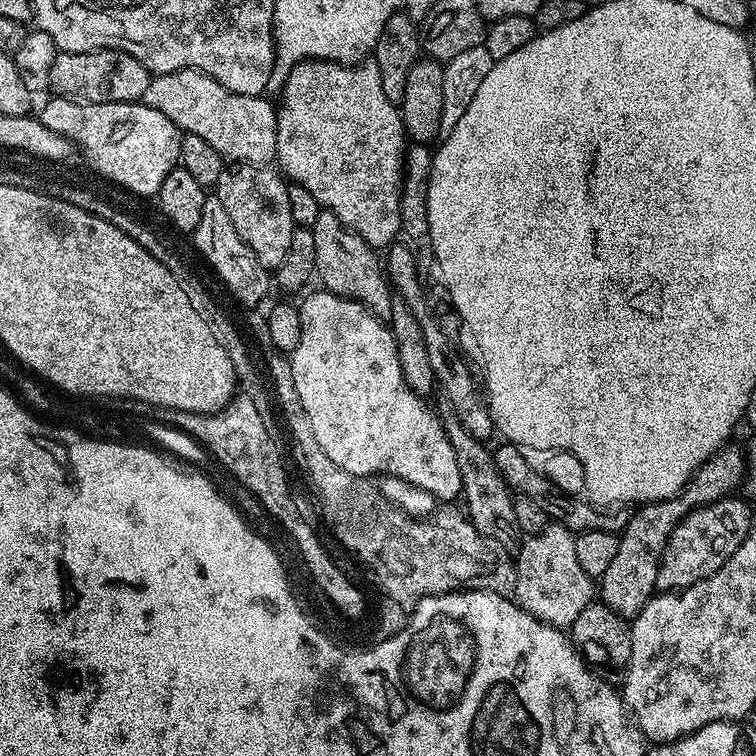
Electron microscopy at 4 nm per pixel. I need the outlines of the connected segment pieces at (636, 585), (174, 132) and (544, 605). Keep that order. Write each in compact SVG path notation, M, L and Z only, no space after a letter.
M725 446L714 453L698 471L689 478L687 486L677 496L669 500L659 500L653 504L639 505L629 515L624 531L619 533L618 554L610 561L606 574L598 577L599 599L614 614L634 618L657 595L656 579L666 542L678 522L686 518L695 508L703 504L713 504L733 495L745 483L746 452L743 447Z
M53 95L38 112L42 126L54 130L71 140L77 149L84 151L88 164L112 184L133 192L136 196L155 197L166 174L180 163L181 130L162 114L143 102L102 102L85 104Z
M549 522L538 534L527 537L514 556L517 572L515 601L534 618L561 630L571 629L574 618L594 600L594 580L582 570L574 551L576 536L567 523Z

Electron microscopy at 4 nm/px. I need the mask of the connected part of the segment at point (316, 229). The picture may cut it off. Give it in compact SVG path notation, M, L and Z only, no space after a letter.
M322 210L318 222L312 227L316 251L316 276L327 291L365 304L375 316L391 317L394 289L382 267L377 249L370 247L360 235L350 230L338 218L338 214Z

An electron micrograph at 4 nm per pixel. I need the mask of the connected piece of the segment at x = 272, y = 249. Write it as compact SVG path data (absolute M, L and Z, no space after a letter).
M237 164L225 167L222 178L218 178L214 194L226 206L234 230L250 246L250 250L269 270L279 268L290 250L293 222L290 214L288 184L279 171L258 164Z

